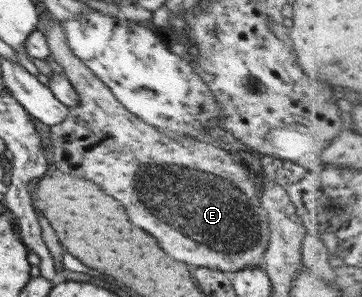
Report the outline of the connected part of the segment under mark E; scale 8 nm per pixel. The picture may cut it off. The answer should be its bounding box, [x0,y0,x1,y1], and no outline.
[39,19,270,271]

